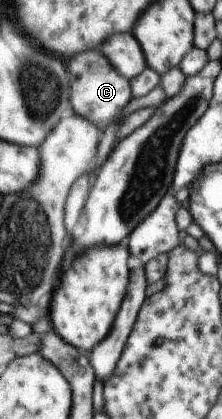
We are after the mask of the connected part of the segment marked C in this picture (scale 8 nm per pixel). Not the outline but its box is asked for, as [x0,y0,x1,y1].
[69,50,132,130]

